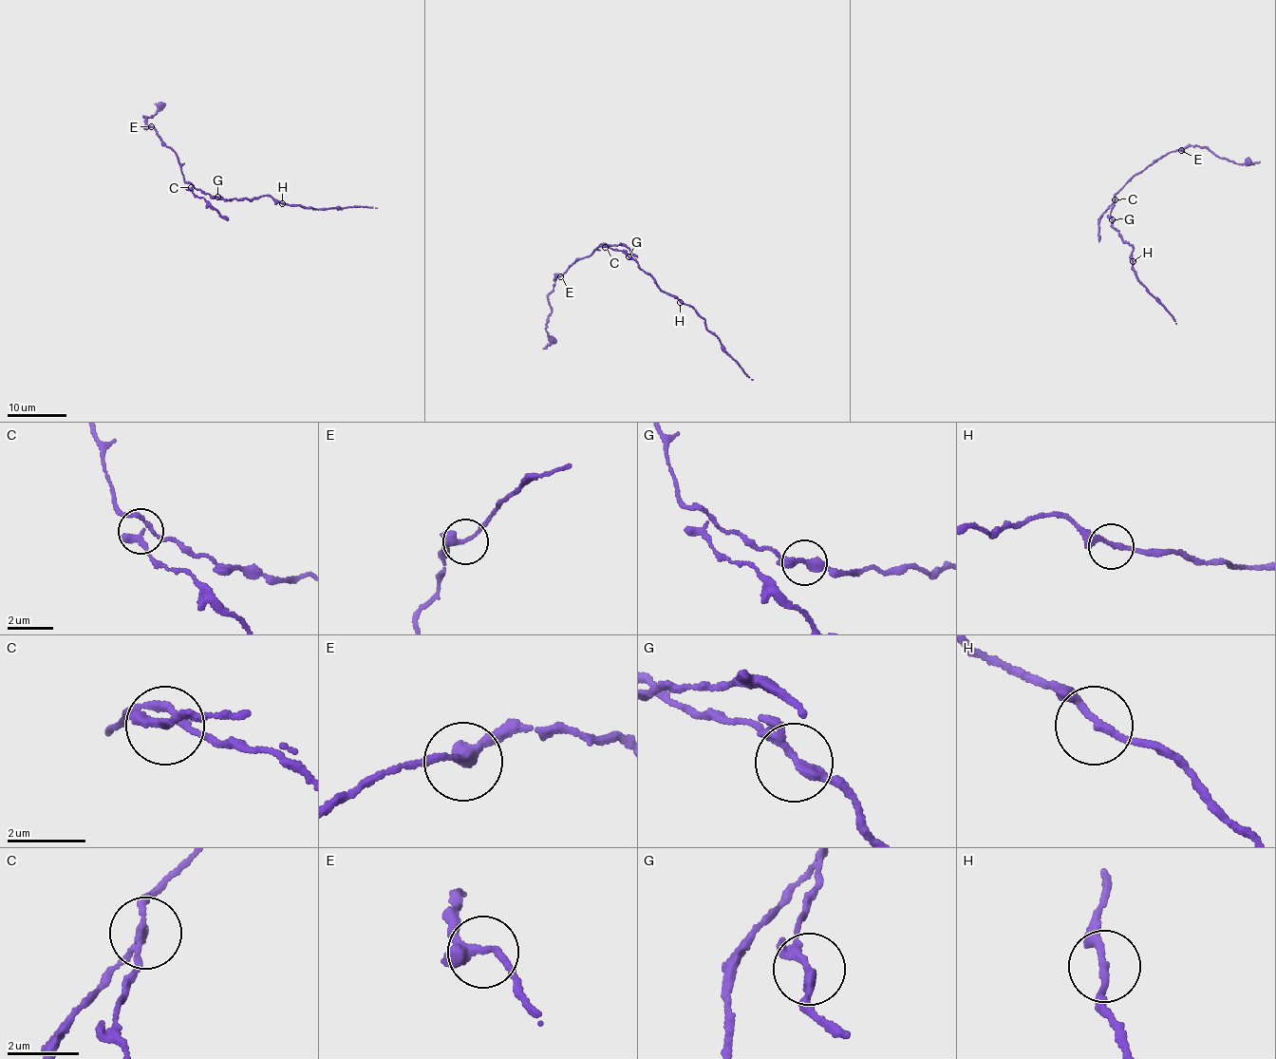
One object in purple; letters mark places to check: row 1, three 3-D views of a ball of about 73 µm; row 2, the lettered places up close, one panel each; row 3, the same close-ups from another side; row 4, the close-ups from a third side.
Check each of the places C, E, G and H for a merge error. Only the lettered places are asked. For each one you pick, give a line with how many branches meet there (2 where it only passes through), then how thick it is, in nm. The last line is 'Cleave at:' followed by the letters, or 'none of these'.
C: branches 3; calibre 190 nm
Cleave at: C

